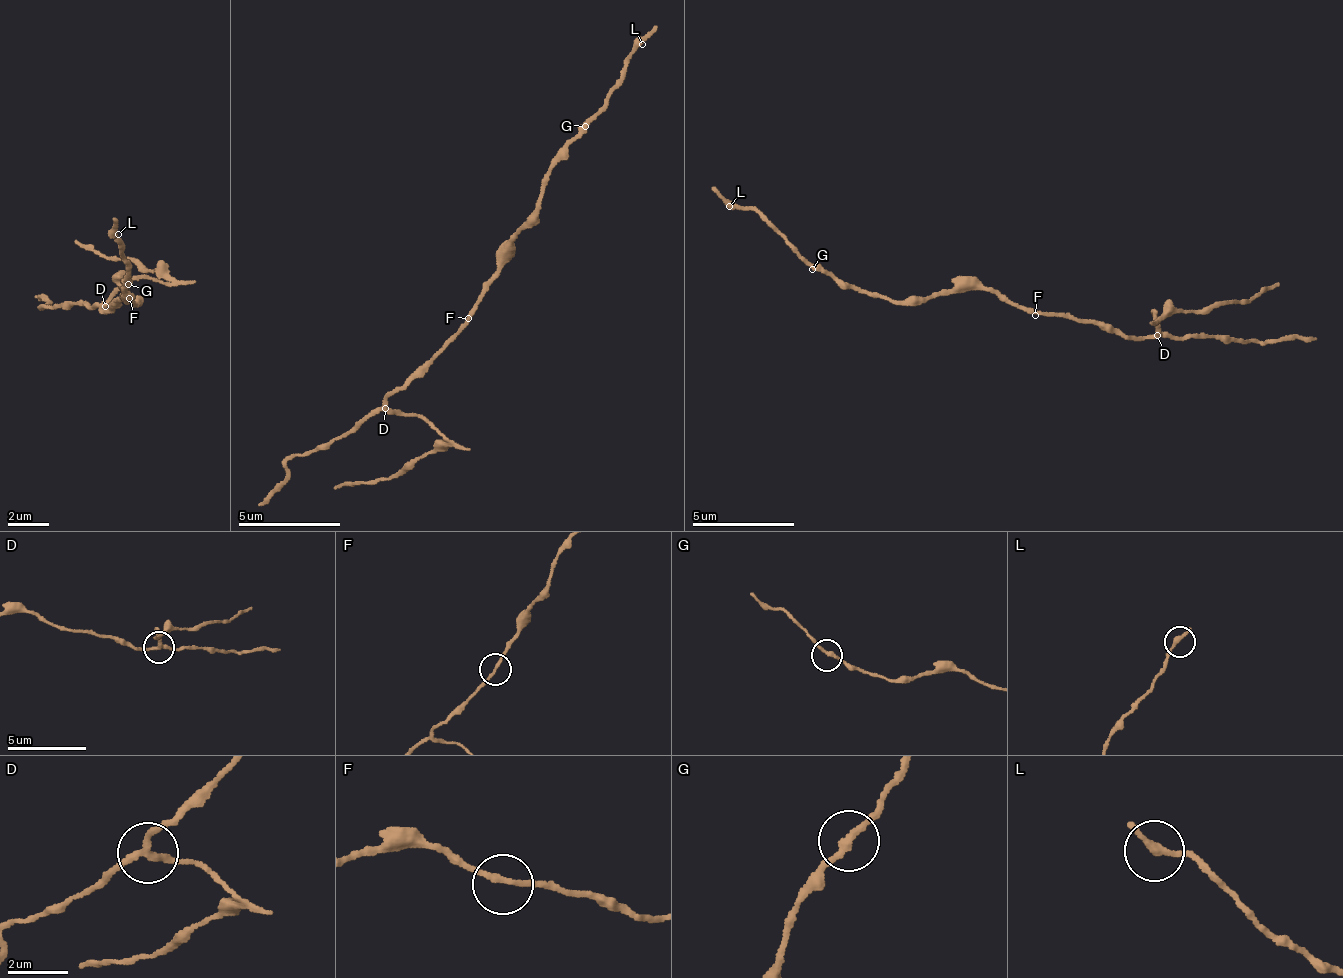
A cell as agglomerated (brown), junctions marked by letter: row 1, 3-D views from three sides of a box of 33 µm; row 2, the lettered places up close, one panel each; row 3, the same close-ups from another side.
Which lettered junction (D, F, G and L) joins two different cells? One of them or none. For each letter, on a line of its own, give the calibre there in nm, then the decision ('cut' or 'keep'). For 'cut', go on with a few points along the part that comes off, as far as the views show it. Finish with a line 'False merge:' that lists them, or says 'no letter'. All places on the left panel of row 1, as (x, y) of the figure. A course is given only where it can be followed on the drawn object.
D: 200 nm thick; cut; foreign part runs (103, 307), (137, 277), (167, 282), (127, 261), (98, 258), (76, 239)
F: 180 nm thick; keep
G: 240 nm thick; keep
L: 240 nm thick; keep
False merge: D

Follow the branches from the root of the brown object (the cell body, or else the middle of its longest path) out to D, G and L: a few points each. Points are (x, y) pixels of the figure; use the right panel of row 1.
D: (1031, 309), (1047, 315), (1075, 314), (1082, 318), (1096, 318), (1110, 322), (1131, 337), (1156, 336)
G: (1031, 309), (985, 289), (971, 287), (943, 289), (922, 300), (883, 299), (812, 269)
L: (1031, 309), (971, 287), (943, 289), (922, 300), (883, 299), (840, 283), (789, 248), (755, 211), (729, 206)

